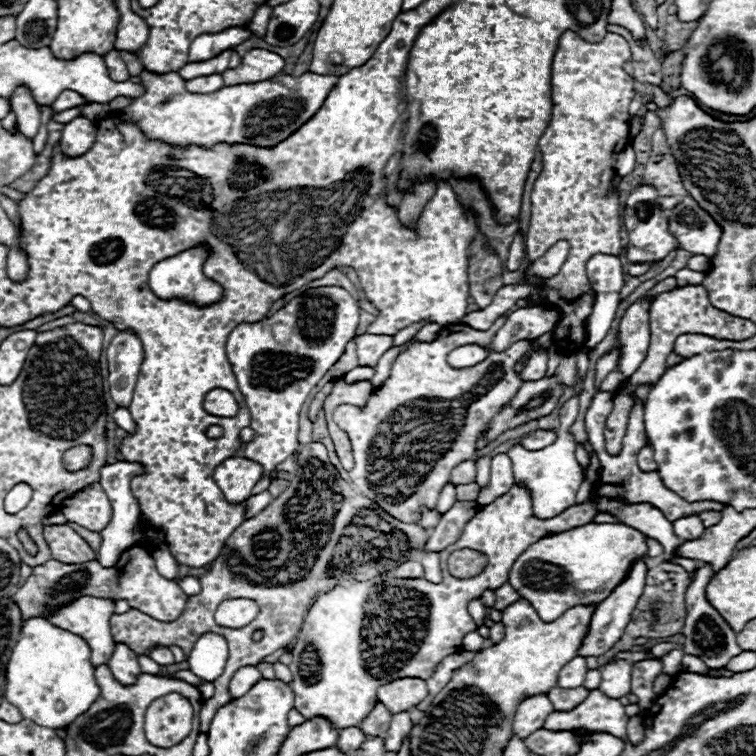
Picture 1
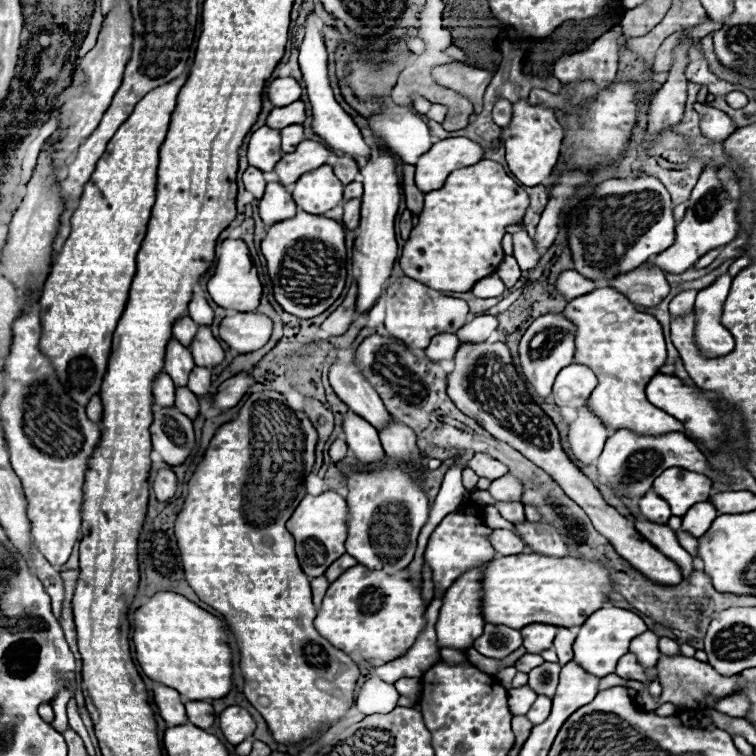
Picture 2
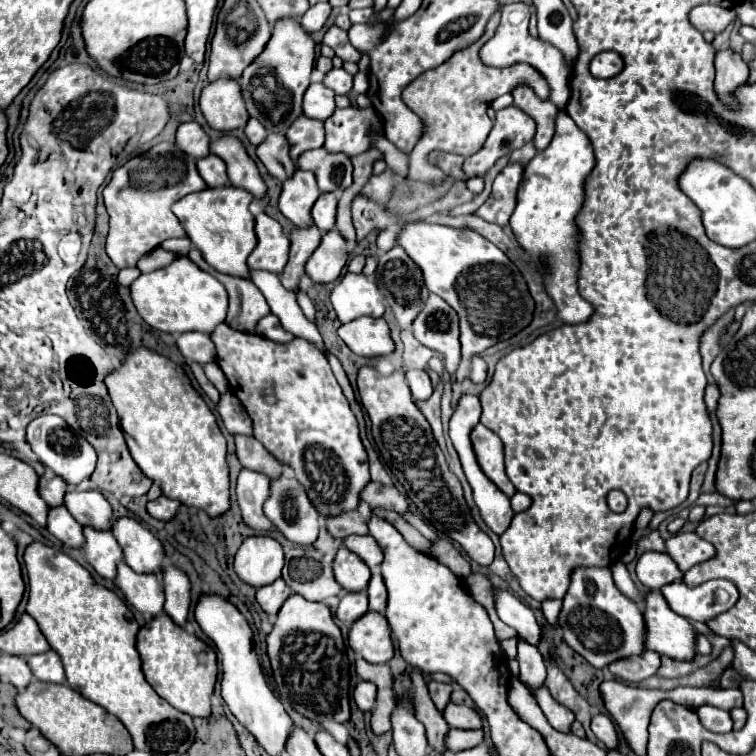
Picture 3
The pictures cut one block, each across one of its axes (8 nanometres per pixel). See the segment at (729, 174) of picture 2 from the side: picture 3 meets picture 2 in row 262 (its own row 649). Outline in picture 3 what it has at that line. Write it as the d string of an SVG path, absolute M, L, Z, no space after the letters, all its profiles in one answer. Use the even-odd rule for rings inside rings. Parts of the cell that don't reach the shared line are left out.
M648 592L646 598L646 642L644 648L666 654L674 660L692 660L696 650L696 632L686 618L678 616L660 592Z

